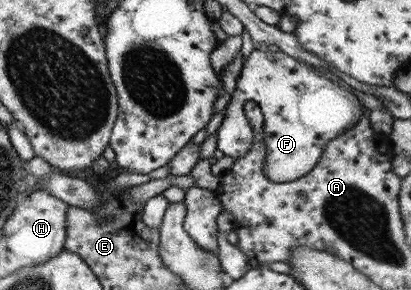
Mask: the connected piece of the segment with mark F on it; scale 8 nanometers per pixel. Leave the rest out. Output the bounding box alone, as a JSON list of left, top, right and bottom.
[215,48,368,181]

